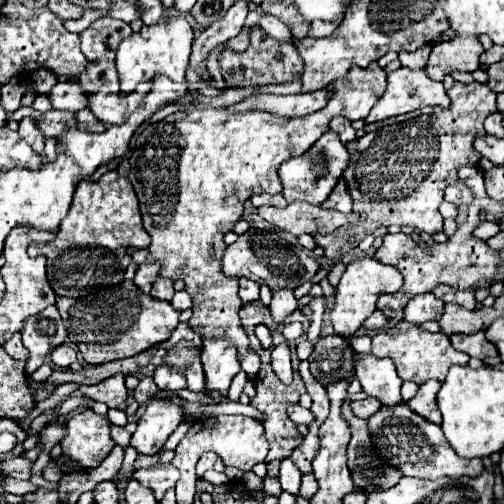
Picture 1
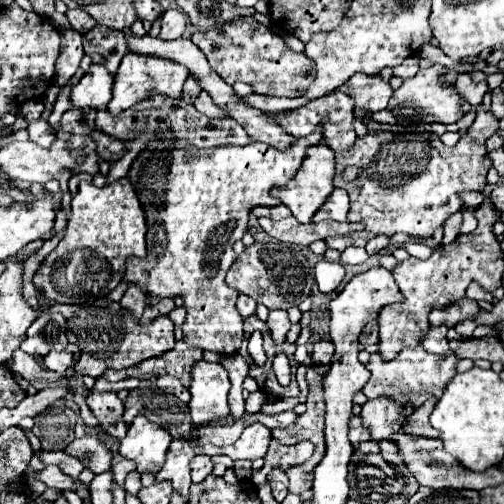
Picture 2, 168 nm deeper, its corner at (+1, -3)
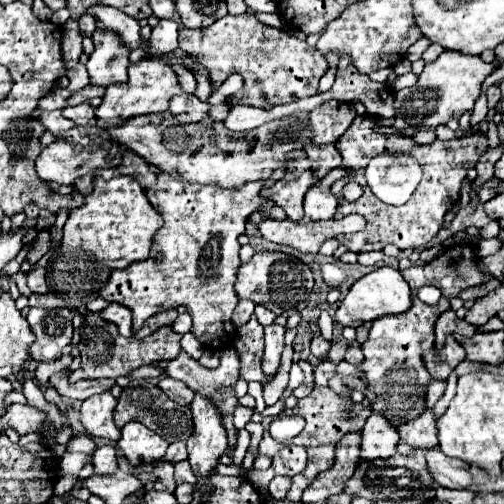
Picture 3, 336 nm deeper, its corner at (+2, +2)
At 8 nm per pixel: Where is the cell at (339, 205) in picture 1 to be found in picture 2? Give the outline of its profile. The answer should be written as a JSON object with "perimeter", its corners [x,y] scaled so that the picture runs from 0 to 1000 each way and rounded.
{"perimeter":[[[663,375],[655,395],[639,407],[639,419],[623,427],[619,438],[643,438],[643,435],[667,435],[667,438],[687,438],[690,427],[690,383],[687,375]]]}

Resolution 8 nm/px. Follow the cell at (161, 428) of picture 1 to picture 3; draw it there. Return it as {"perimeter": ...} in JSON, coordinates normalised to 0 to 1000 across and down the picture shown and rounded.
{"perimeter":[[[256,837],[240,849],[240,869],[232,889],[248,901],[256,921],[280,925],[312,917],[331,897],[331,877],[319,873],[308,857],[280,845],[276,837]]]}

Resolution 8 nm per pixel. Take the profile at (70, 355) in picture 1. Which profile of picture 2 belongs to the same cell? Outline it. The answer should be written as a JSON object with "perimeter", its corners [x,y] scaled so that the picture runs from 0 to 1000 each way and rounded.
{"perimeter":[[[99,696],[99,704],[87,708],[87,728],[119,744],[131,744],[139,724],[143,724],[143,704],[131,696]]]}

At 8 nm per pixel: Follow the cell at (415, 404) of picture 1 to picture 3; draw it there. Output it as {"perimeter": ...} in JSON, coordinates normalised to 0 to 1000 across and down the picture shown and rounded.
{"perimeter":[[[855,813],[835,821],[827,833],[792,845],[788,857],[792,857],[792,885],[788,885],[792,901],[808,905],[808,901],[819,901],[827,889],[851,893],[871,885],[863,829]]]}

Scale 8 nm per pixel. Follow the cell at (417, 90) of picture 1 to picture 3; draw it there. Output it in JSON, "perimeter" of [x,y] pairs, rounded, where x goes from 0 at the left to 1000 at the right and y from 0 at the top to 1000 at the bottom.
{"perimeter":[[[883,99],[863,123],[843,127],[843,139],[831,151],[831,163],[819,175],[800,175],[784,187],[784,254],[792,262],[823,254],[831,234],[831,254],[867,254],[887,246],[891,234],[911,234],[915,226],[938,218],[962,155],[982,139],[982,127],[962,127],[950,111],[919,107],[907,99]]]}

